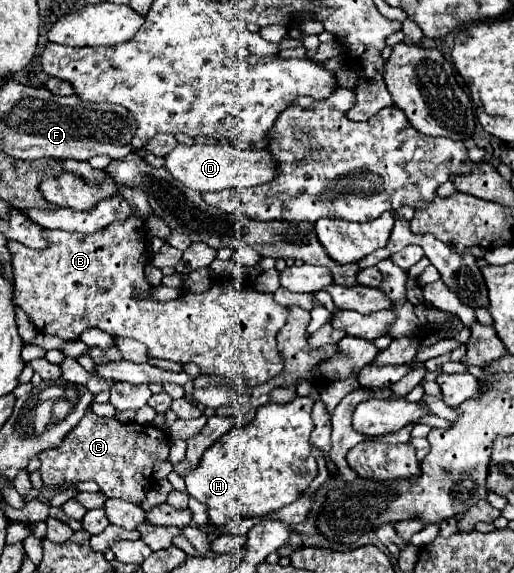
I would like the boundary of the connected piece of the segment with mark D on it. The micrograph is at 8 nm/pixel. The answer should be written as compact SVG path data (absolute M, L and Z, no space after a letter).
M177 144L169 154L163 156L165 168L171 172L175 180L179 180L185 188L197 192L219 192L227 188L251 188L259 184L267 184L267 180L275 174L275 162L265 150L239 150L231 144Z

